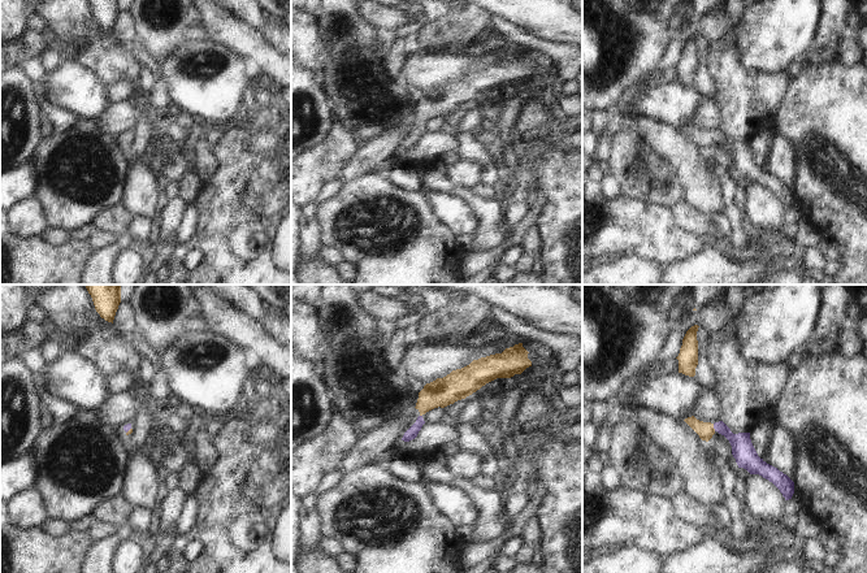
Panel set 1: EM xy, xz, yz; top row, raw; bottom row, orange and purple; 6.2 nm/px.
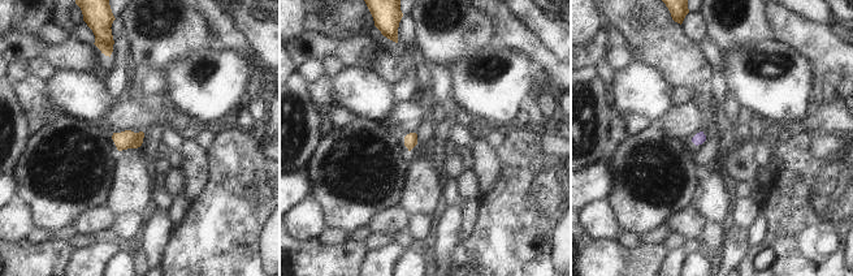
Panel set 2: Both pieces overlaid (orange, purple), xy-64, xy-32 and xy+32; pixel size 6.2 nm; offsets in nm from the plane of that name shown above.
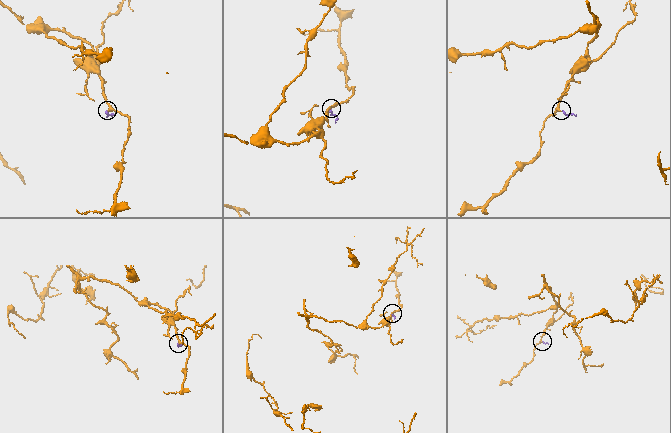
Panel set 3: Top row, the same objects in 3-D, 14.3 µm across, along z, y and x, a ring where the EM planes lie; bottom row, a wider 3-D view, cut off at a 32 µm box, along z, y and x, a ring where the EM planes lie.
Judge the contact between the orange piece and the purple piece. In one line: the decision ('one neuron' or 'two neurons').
one neuron

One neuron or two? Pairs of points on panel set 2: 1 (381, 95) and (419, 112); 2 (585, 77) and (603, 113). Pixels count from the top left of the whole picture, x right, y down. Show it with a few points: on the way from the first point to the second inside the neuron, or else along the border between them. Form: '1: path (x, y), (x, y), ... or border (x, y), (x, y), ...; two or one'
1: border (405, 102), (397, 108), (388, 123); two
2: path (590, 86), (598, 104); one

